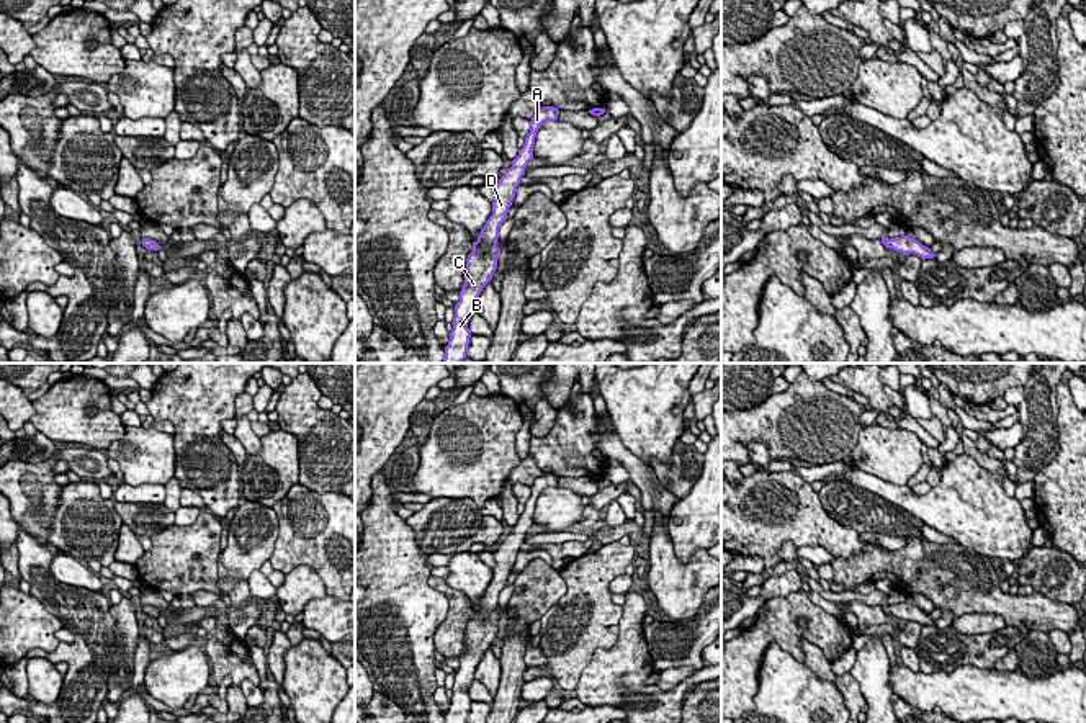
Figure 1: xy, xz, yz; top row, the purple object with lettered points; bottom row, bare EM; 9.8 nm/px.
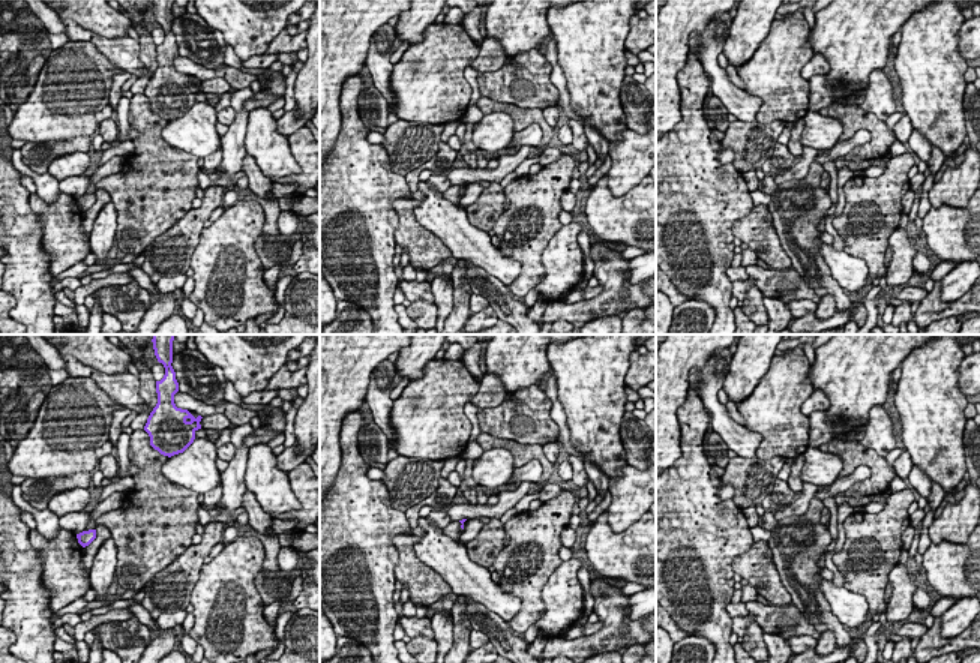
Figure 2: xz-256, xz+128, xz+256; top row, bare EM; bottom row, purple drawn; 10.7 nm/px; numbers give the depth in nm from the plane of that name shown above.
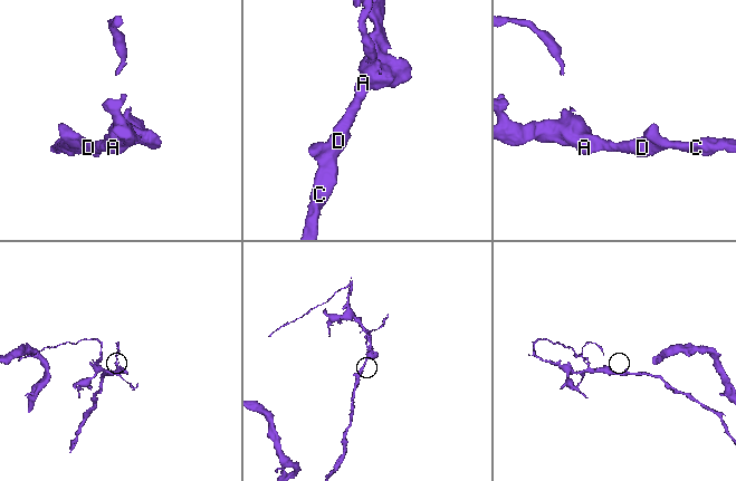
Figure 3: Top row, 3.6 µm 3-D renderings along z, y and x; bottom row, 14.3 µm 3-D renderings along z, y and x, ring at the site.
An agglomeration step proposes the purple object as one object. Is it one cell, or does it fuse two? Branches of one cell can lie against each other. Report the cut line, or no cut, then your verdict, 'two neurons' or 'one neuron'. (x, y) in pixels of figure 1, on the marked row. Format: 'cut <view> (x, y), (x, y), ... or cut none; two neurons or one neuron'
cut none; one neuron

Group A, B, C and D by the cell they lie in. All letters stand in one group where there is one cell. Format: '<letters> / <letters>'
A B C D

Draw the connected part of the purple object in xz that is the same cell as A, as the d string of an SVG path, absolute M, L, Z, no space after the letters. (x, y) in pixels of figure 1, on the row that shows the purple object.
M543 106L530 121L530 132L525 144L518 149L518 155L512 160L512 167L504 172L494 188L492 214L481 229L478 240L473 242L473 252L466 258L464 285L460 291L460 301L455 304L453 329L450 332L448 345L445 347L443 363L461 363L466 358L471 330L468 321L474 314L474 304L482 288L492 280L497 268L499 227L507 219L509 208L515 198L517 186L528 162L533 159L533 146L538 129L546 121L556 121L559 110L554 106Z

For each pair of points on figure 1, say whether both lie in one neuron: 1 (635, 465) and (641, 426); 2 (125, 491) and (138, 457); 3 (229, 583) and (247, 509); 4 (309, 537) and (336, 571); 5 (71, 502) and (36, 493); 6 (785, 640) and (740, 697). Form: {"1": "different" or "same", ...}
{"1": "different", "2": "different", "3": "same", "4": "same", "5": "different", "6": "same"}

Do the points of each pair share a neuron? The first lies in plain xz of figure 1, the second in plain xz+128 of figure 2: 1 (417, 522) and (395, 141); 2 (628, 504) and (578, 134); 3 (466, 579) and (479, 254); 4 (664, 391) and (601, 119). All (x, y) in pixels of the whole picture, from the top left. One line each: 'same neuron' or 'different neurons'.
1: same neuron
2: same neuron
3: same neuron
4: same neuron

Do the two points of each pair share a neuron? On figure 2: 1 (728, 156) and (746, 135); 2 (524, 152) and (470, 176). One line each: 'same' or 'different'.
1: different
2: same

